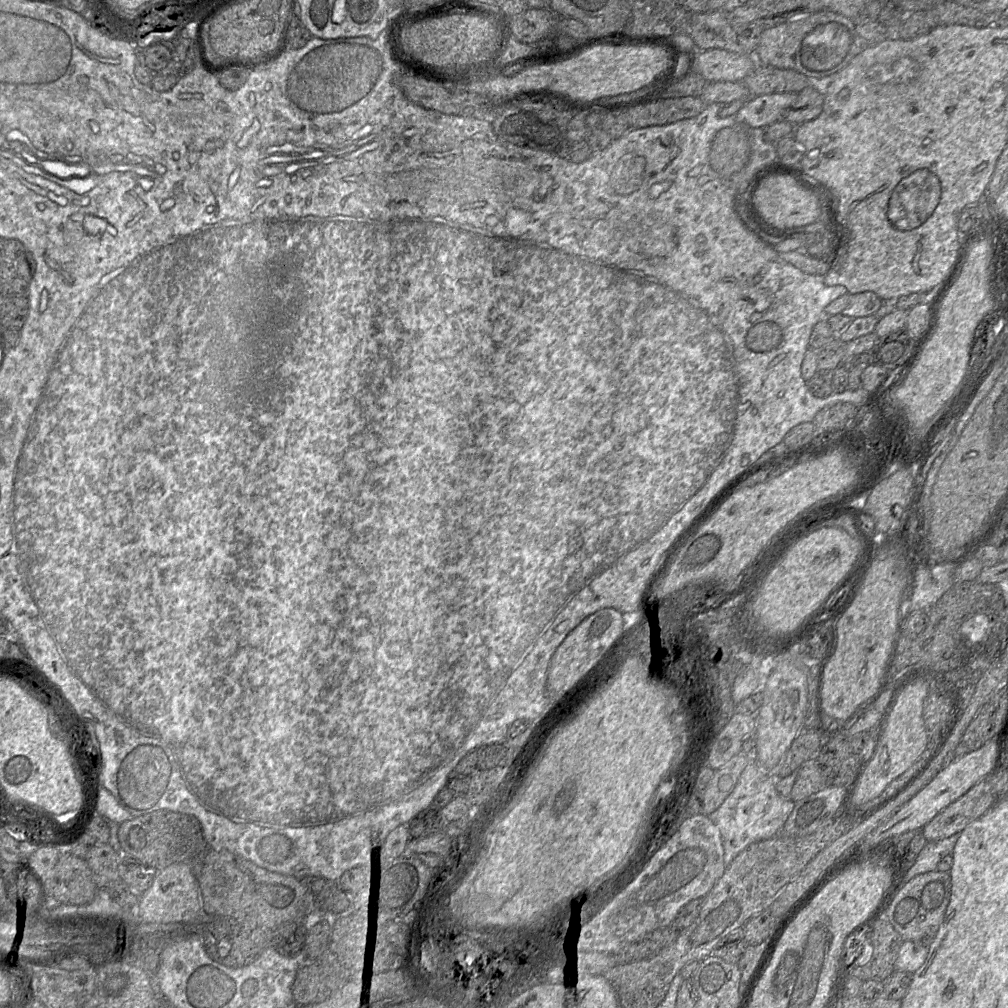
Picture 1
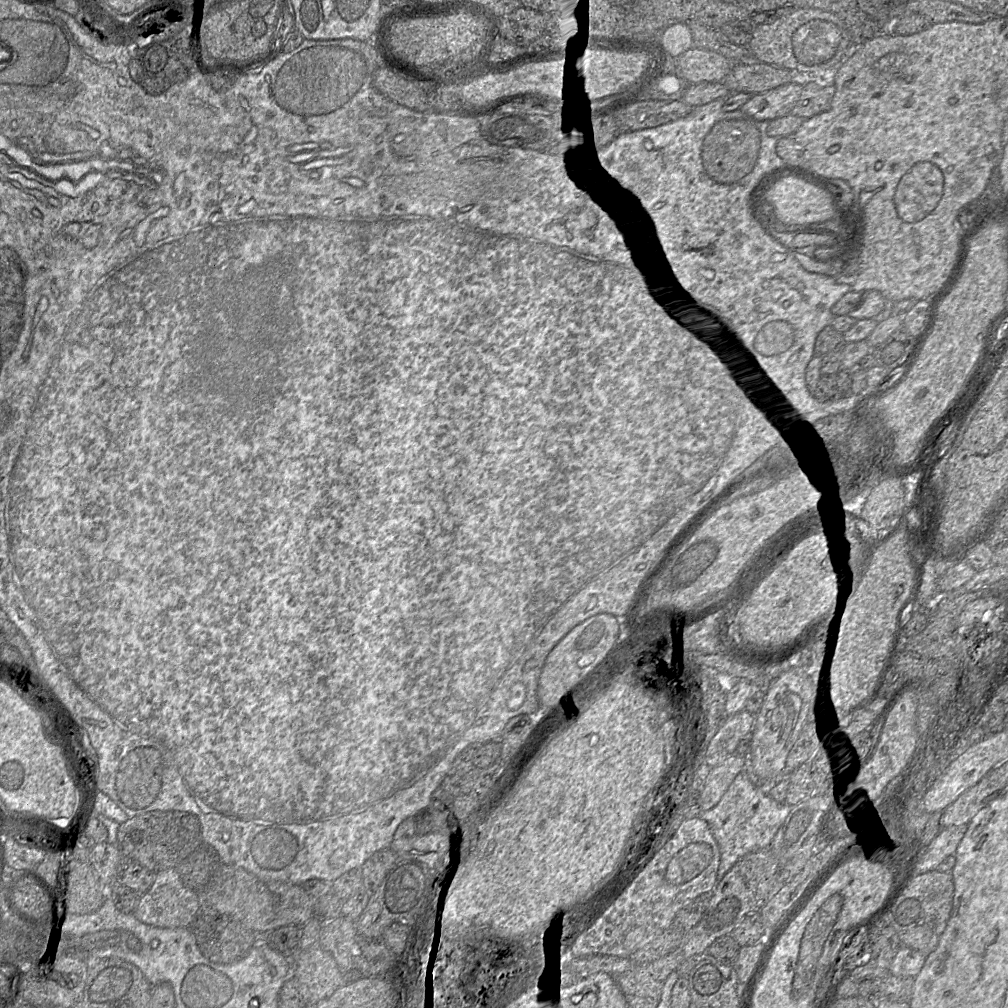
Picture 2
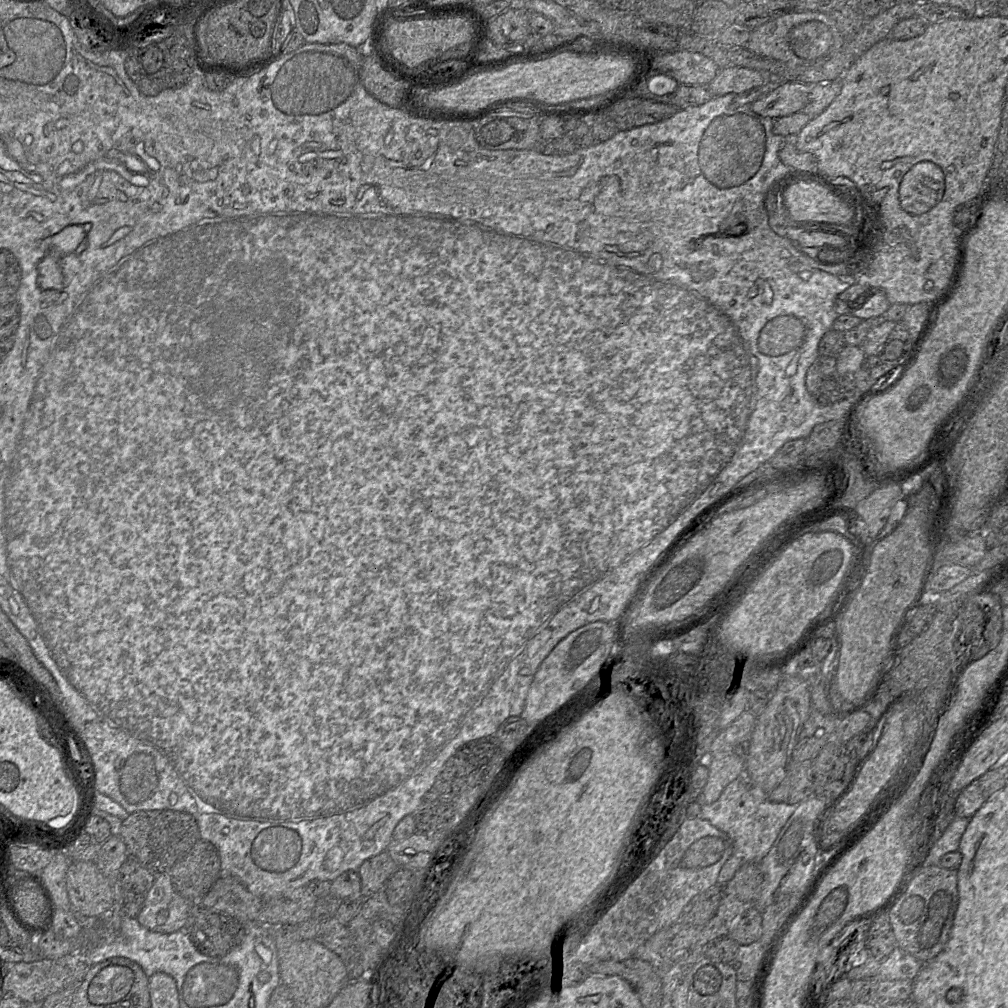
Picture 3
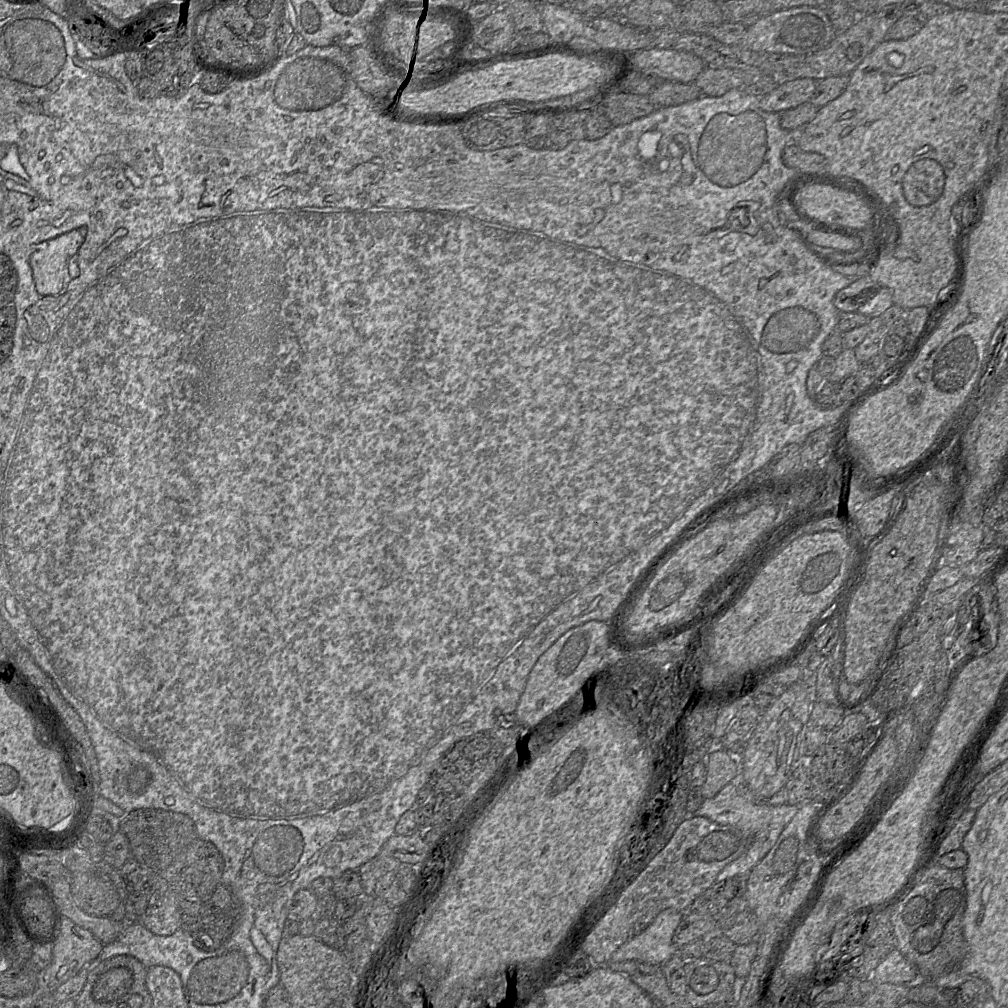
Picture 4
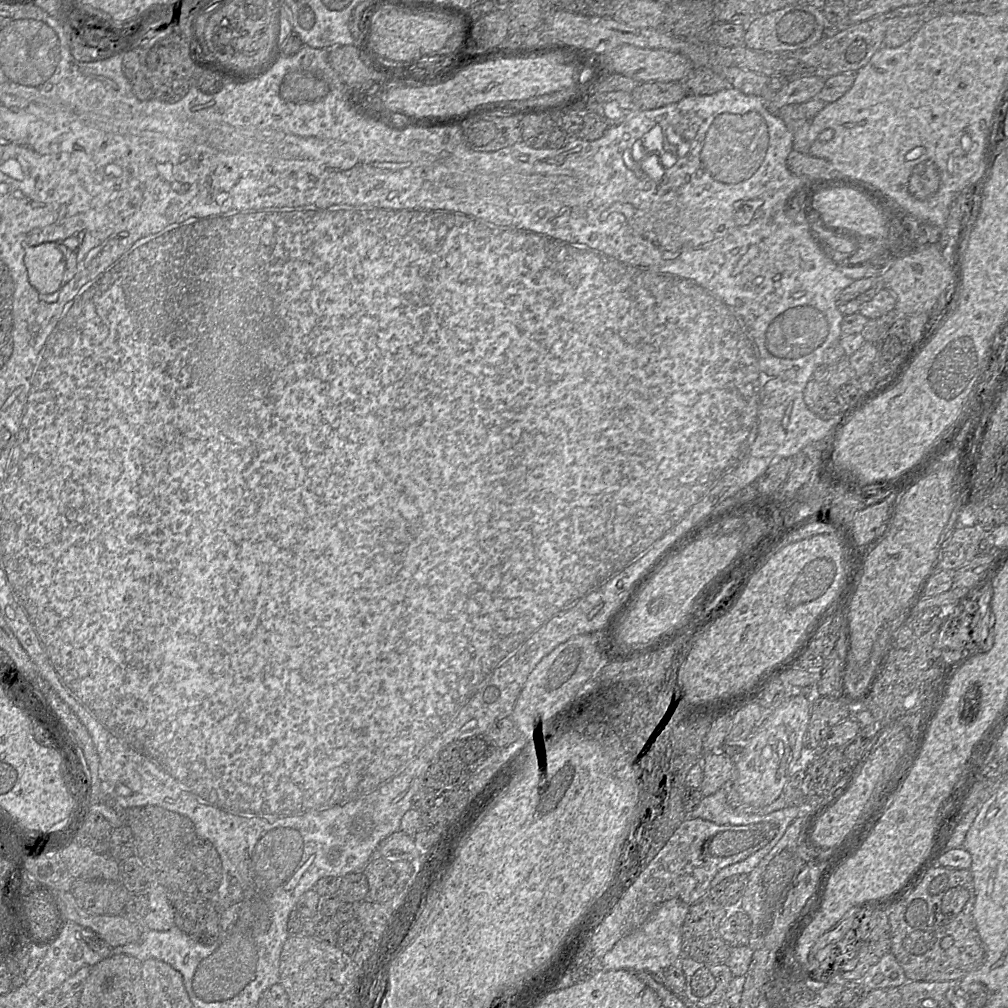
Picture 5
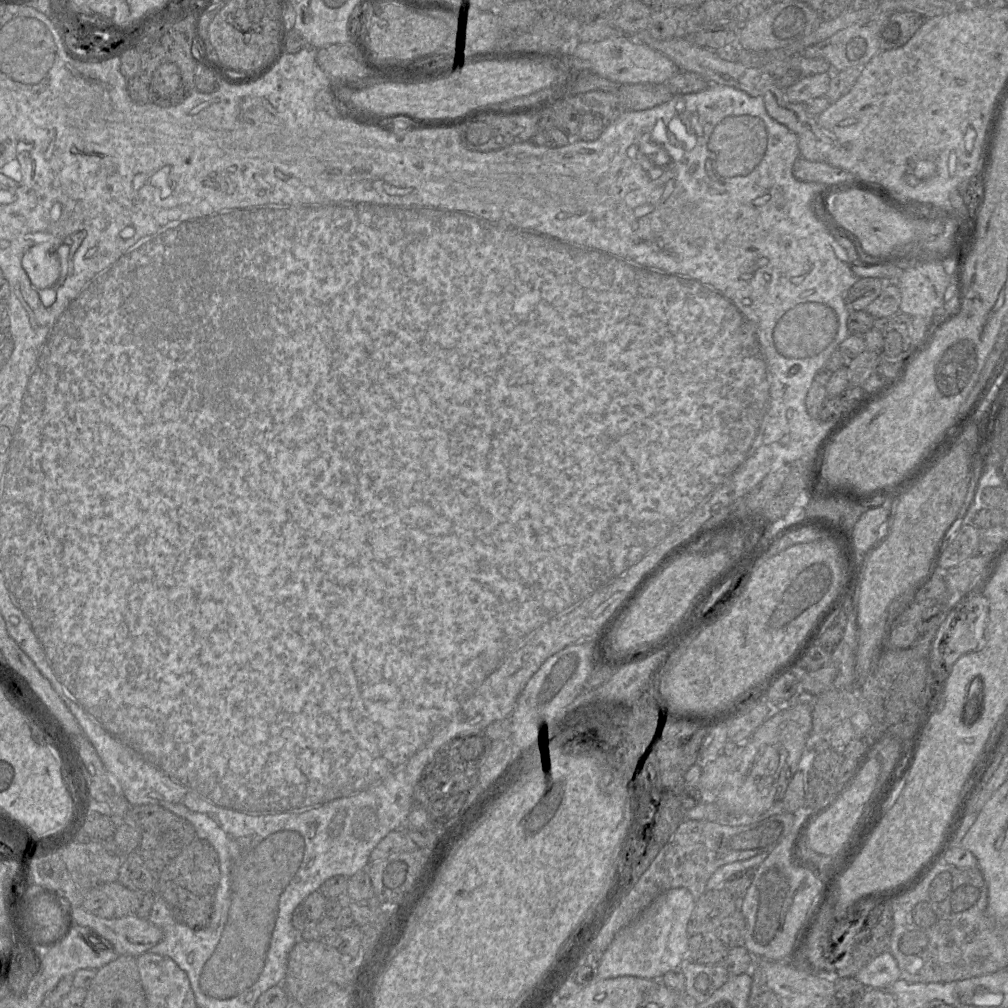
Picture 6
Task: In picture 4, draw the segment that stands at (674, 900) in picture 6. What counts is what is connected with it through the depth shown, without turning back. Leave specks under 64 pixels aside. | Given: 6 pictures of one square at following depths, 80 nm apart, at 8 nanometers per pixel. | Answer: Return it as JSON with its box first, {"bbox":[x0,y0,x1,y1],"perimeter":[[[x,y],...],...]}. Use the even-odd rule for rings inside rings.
{"bbox":[610,908,683,965],"perimeter":[[[674,908],[661,911],[645,930],[621,945],[612,954],[610,961],[635,960],[663,965],[677,953],[673,934],[682,918],[683,912]]]}

